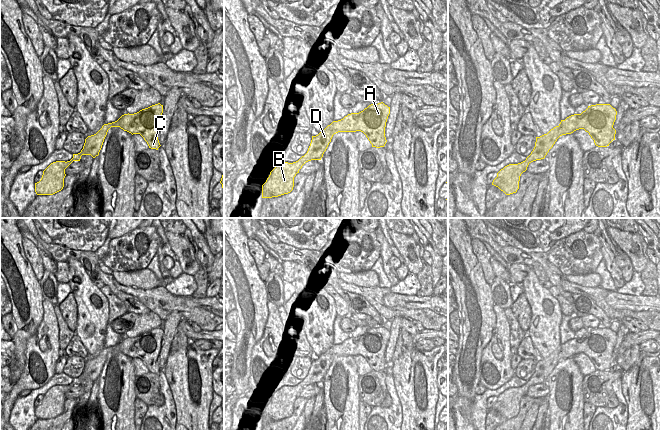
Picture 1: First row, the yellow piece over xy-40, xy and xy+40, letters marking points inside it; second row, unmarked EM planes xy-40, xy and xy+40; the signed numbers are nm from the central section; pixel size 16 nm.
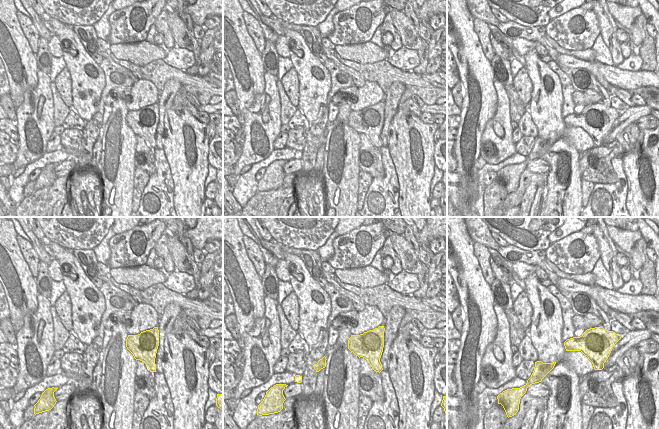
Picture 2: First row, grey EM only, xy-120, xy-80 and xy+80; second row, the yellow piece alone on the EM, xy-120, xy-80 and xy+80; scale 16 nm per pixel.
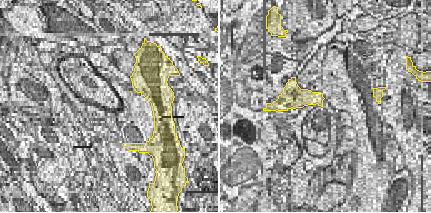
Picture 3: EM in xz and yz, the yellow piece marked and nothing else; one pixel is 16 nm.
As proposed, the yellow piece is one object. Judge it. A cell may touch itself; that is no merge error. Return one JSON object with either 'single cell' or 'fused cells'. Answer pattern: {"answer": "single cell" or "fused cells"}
{"answer": "single cell"}

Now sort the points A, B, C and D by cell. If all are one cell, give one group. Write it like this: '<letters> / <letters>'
A B C D

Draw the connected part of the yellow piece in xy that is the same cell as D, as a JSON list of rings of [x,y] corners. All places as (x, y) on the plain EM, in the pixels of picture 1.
[[[383,326],[371,328],[359,337],[351,337],[343,343],[333,345],[318,359],[312,360],[307,377],[293,387],[281,387],[271,396],[262,409],[262,422],[278,421],[293,414],[294,401],[302,390],[311,384],[321,384],[334,358],[338,356],[363,356],[372,371],[384,371],[387,364],[385,351],[390,331]]]

